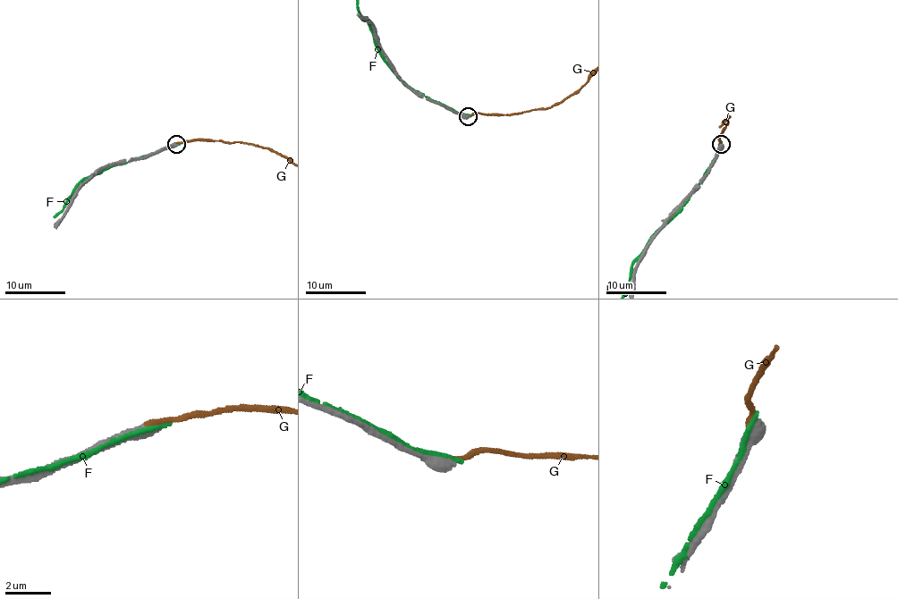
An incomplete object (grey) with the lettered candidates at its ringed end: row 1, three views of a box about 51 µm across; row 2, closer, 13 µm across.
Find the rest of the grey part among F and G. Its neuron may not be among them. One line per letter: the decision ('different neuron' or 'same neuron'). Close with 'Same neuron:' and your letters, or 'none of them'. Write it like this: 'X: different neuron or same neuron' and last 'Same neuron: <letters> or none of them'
F: different neuron
G: different neuron
Same neuron: none of them

